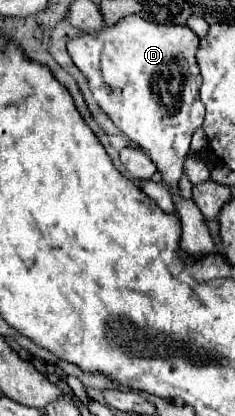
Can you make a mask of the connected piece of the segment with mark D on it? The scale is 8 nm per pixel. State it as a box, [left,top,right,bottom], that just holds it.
[68,17,204,185]

